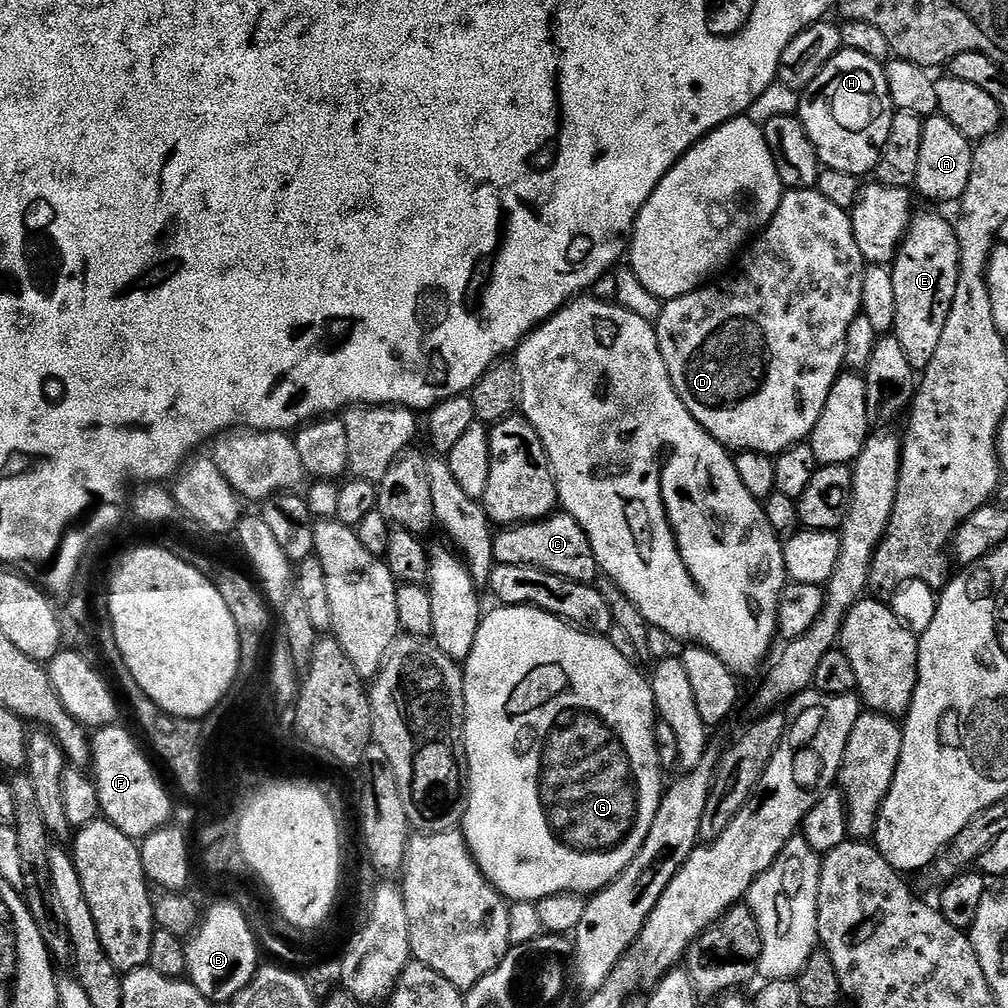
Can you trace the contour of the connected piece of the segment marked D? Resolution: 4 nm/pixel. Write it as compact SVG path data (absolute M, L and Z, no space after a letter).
M794 188L781 195L780 205L774 218L751 241L739 264L740 269L737 270L736 276L725 275L719 282L709 283L682 298L667 301L661 307L660 319L655 321L654 327L662 350L662 358L670 370L670 382L674 382L674 390L678 398L682 398L686 410L694 414L696 421L719 444L723 444L729 450L765 452L766 455L775 457L785 452L787 448L792 448L811 437L814 426L822 414L822 406L826 406L826 398L830 398L830 386L834 386L841 372L845 371L846 334L850 330L850 322L854 322L854 318L861 315L862 278L866 262L862 258L862 250L858 250L858 242L854 242L851 215L845 209L834 206L834 202L822 198L820 192L810 188Z

